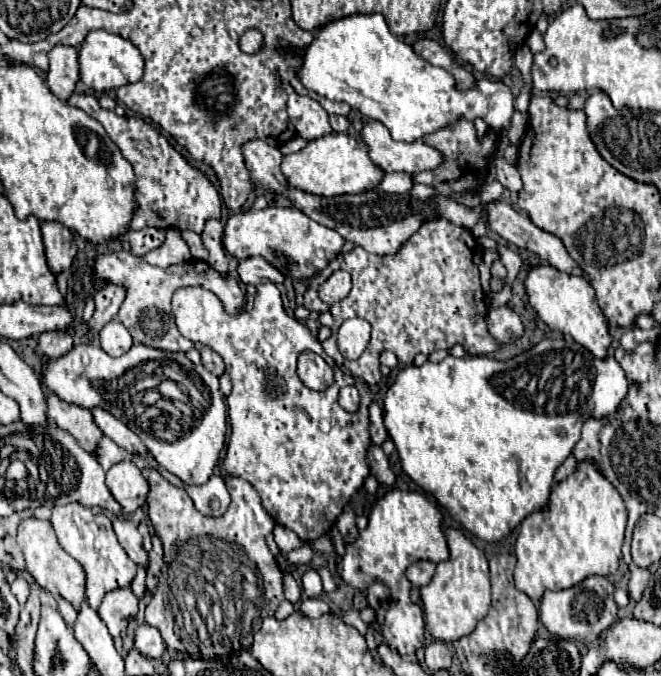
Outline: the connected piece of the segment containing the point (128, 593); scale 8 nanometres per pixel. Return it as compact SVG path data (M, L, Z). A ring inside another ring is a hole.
M130 586L106 594L98 608L98 614L106 622L112 638L120 636L126 630L130 618L134 618L136 612L138 612L138 598L134 596Z

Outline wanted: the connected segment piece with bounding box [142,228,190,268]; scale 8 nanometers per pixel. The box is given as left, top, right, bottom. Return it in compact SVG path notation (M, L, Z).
M168 228L166 230L166 242L156 250L146 252L142 256L142 260L148 262L150 266L160 266L160 268L166 268L172 264L182 264L182 262L190 260L190 248L180 238L180 232L176 228Z

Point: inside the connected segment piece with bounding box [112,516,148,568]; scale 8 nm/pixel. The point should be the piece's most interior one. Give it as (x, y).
(127, 533)

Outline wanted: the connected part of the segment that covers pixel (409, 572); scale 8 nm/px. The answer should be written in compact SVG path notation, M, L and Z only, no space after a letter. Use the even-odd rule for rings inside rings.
M428 560L412 562L406 568L406 578L412 582L414 588L422 588L422 586L426 586L432 580L434 570L436 570L436 564L434 562L428 562Z

